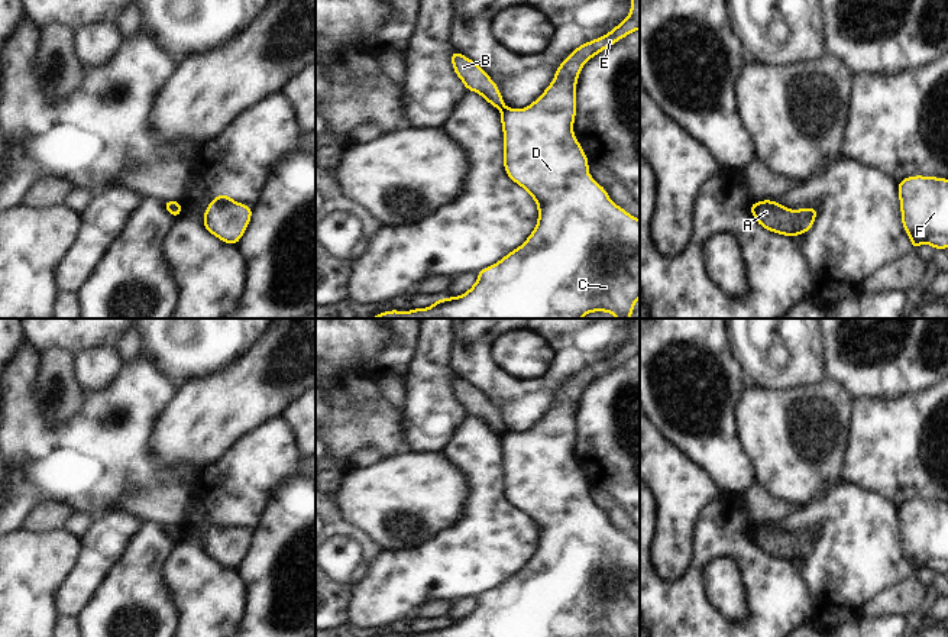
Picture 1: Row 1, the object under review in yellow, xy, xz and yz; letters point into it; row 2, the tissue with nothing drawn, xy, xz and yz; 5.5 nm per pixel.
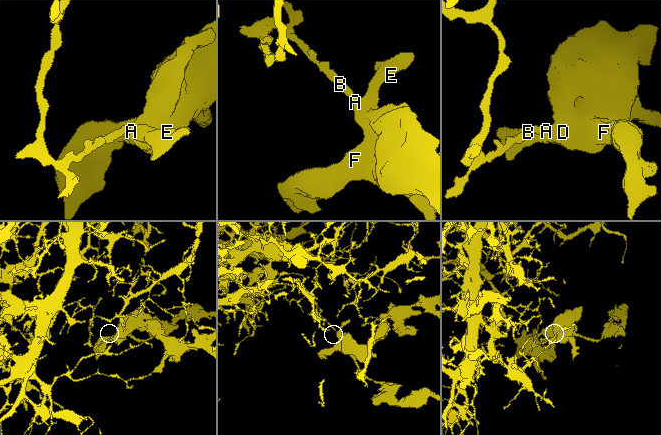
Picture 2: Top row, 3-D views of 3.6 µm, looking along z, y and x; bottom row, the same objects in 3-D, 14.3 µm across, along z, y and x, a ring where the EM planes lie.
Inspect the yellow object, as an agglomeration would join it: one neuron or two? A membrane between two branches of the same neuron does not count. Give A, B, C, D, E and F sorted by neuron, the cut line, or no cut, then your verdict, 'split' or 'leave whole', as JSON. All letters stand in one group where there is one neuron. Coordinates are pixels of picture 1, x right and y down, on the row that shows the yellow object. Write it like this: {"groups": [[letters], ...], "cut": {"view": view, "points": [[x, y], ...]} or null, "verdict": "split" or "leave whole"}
{"groups": [["A", "C", "D", "E", "F"], ["B"]], "cut": {"view": "xz", "points": [[504, 106], [501, 110]]}, "verdict": "split"}

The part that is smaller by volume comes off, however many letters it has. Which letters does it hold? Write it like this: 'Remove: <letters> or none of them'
Remove: A, C, D, E, F.

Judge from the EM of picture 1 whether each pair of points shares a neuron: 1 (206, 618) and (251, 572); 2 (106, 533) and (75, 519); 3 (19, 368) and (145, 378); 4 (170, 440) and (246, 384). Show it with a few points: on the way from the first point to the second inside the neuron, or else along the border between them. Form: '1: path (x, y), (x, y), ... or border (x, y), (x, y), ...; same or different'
1: border (236, 571), (245, 588), (245, 610), (242, 614); different
2: border (96, 517), (80, 539); different
3: path (26, 407), (49, 430), (89, 430), (106, 414); same
4: path (188, 432), (227, 403); same

